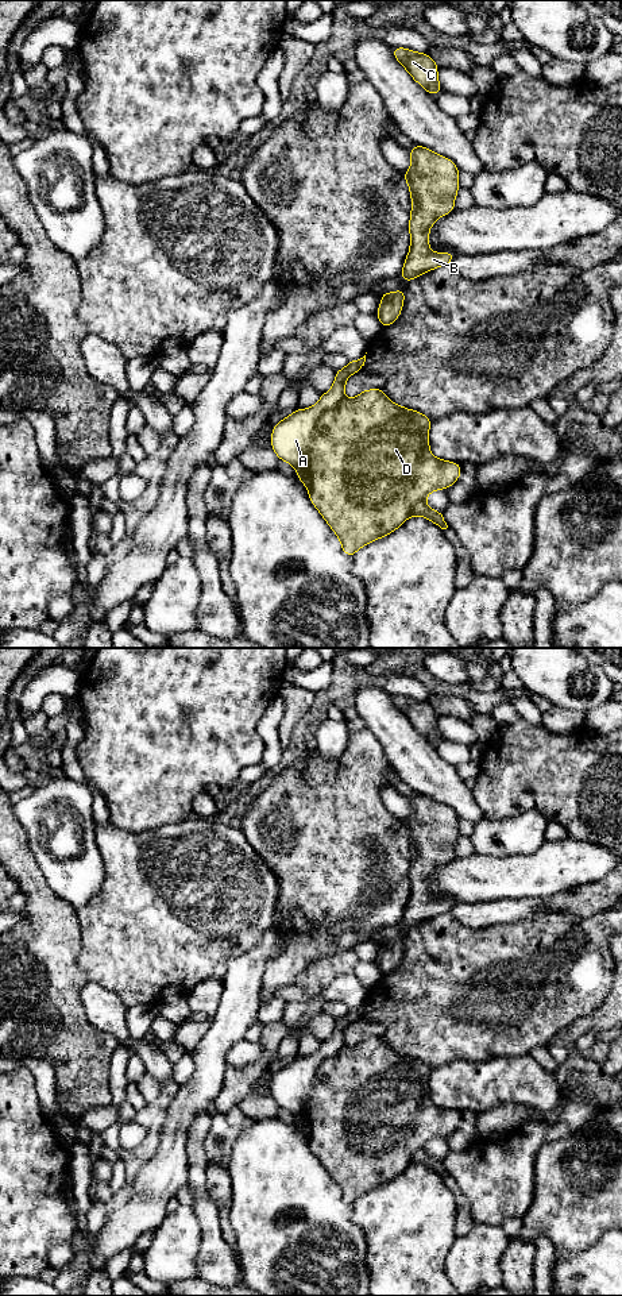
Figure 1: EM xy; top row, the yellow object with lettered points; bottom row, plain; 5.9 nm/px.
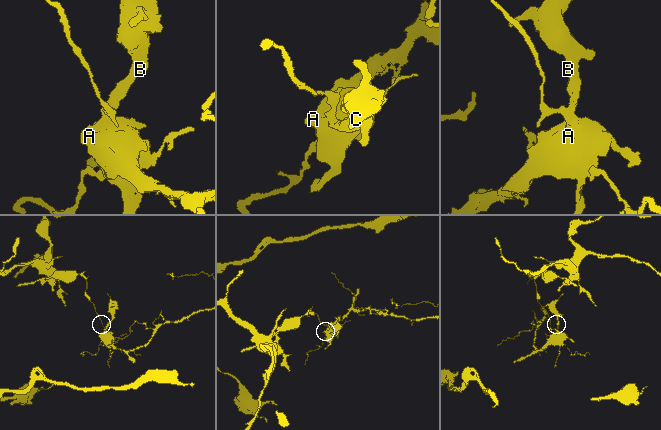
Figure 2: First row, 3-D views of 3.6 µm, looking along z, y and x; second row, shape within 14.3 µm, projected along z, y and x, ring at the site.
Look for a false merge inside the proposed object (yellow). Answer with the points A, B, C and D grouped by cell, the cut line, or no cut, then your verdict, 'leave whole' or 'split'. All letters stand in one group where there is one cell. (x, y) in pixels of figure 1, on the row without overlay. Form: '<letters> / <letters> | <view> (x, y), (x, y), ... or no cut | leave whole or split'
A / B C D | xy (343, 1044), (317, 1068), (305, 1104), (306, 1134) | split

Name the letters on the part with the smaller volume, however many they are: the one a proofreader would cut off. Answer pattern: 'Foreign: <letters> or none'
Foreign: B, C, D

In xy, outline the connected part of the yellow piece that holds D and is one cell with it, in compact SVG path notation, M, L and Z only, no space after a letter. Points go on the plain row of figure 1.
M368 1037L355 1046L341 1049L317 1068L312 1091L305 1104L305 1123L310 1150L341 1189L343 1200L354 1204L366 1192L398 1177L416 1152L433 1138L449 1137L461 1122L461 1112L437 1107L429 1098L432 1068L412 1057L394 1052L382 1037Z

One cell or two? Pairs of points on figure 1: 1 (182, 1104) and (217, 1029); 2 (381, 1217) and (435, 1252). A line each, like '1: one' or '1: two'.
1: one
2: one

